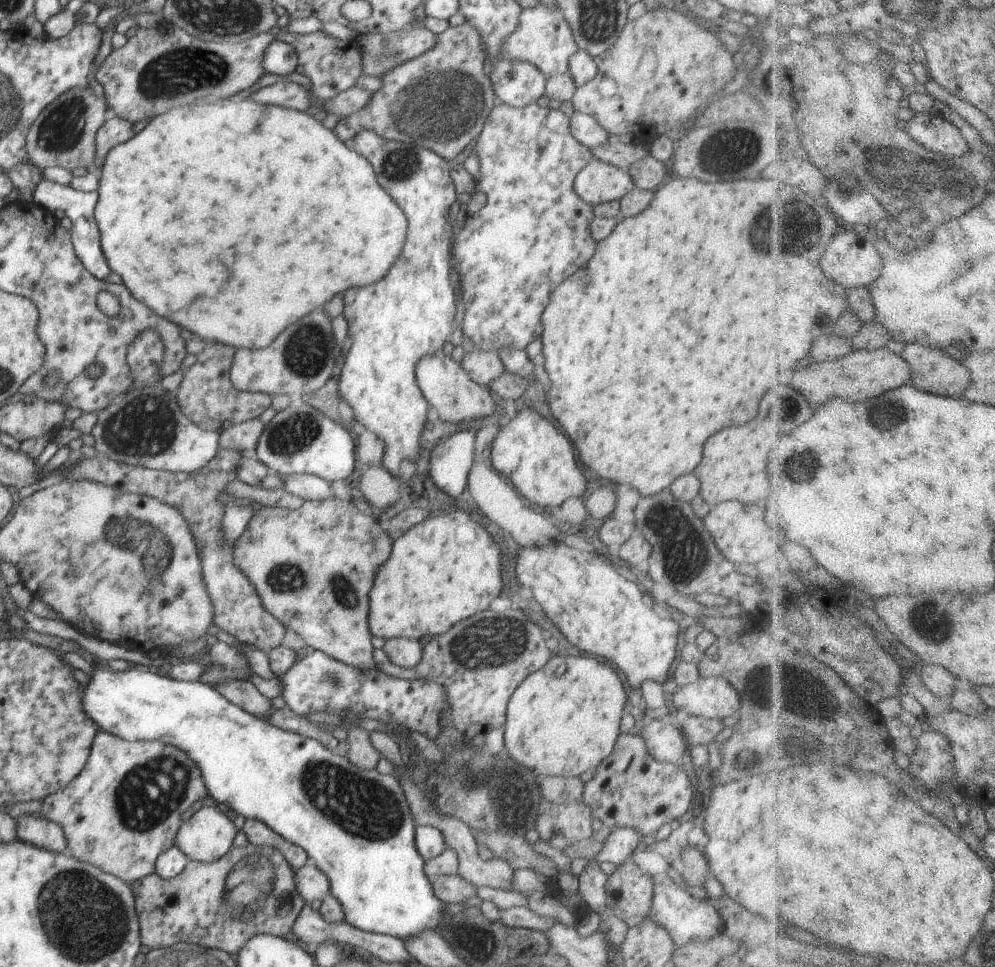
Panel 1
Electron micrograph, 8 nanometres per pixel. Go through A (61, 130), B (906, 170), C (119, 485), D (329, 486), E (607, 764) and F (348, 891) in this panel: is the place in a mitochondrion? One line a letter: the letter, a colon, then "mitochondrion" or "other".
A: mitochondrion
B: mitochondrion
C: other
D: other
E: other
F: other

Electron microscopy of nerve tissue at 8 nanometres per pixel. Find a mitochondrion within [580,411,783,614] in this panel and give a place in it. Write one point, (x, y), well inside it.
(683, 555)

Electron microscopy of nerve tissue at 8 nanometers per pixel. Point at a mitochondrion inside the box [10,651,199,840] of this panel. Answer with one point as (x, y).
(168, 779)

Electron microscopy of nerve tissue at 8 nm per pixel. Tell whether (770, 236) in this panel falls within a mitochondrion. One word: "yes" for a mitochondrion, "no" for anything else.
yes

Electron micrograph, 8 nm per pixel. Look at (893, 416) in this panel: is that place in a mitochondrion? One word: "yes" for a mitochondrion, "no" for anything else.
yes

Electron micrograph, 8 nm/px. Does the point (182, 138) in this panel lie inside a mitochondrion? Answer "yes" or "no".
no

